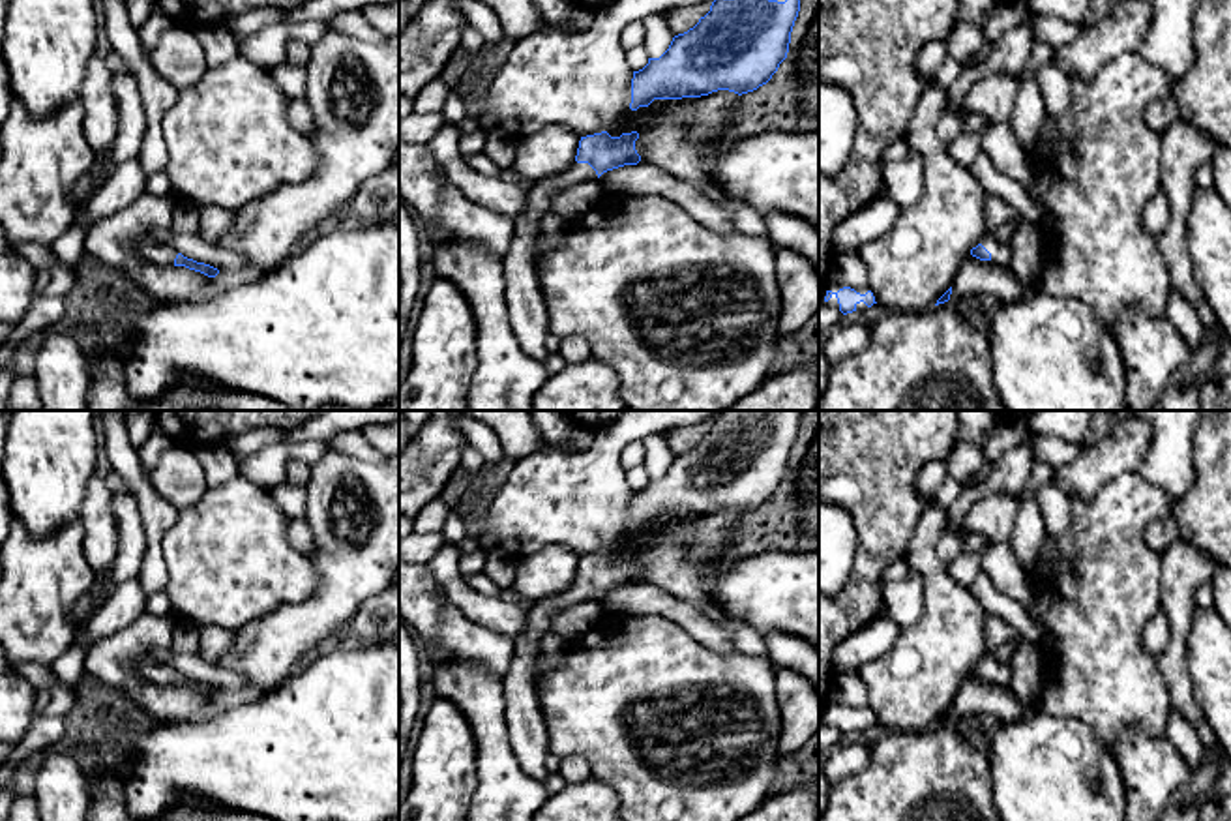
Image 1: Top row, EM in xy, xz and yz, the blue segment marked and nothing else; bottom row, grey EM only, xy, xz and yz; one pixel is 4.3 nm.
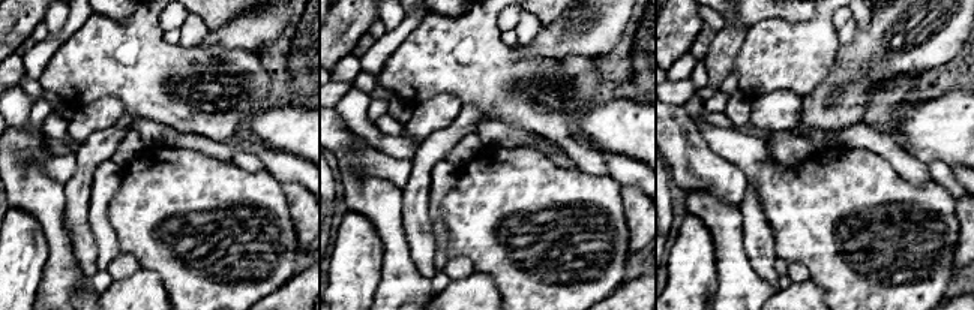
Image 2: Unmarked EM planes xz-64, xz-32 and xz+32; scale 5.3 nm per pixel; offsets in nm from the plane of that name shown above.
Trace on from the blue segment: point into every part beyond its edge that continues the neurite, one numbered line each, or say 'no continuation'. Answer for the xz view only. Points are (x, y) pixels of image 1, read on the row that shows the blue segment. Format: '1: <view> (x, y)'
1: xz (529, 319)

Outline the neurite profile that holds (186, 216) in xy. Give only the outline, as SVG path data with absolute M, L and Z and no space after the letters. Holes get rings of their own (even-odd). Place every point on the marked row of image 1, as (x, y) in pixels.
M178 201L174 208L174 223L171 229L176 232L199 232L199 227L200 221L197 206Z

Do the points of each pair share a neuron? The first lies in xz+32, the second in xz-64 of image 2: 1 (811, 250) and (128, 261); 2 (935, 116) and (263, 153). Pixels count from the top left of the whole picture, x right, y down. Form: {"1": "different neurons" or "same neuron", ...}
{"1": "different neurons", "2": "different neurons"}

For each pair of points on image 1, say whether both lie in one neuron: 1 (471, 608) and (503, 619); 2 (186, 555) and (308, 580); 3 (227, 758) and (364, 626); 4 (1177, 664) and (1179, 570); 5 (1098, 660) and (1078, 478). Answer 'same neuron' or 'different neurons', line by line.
1: same neuron
2: same neuron
3: different neurons
4: same neuron
5: different neurons

